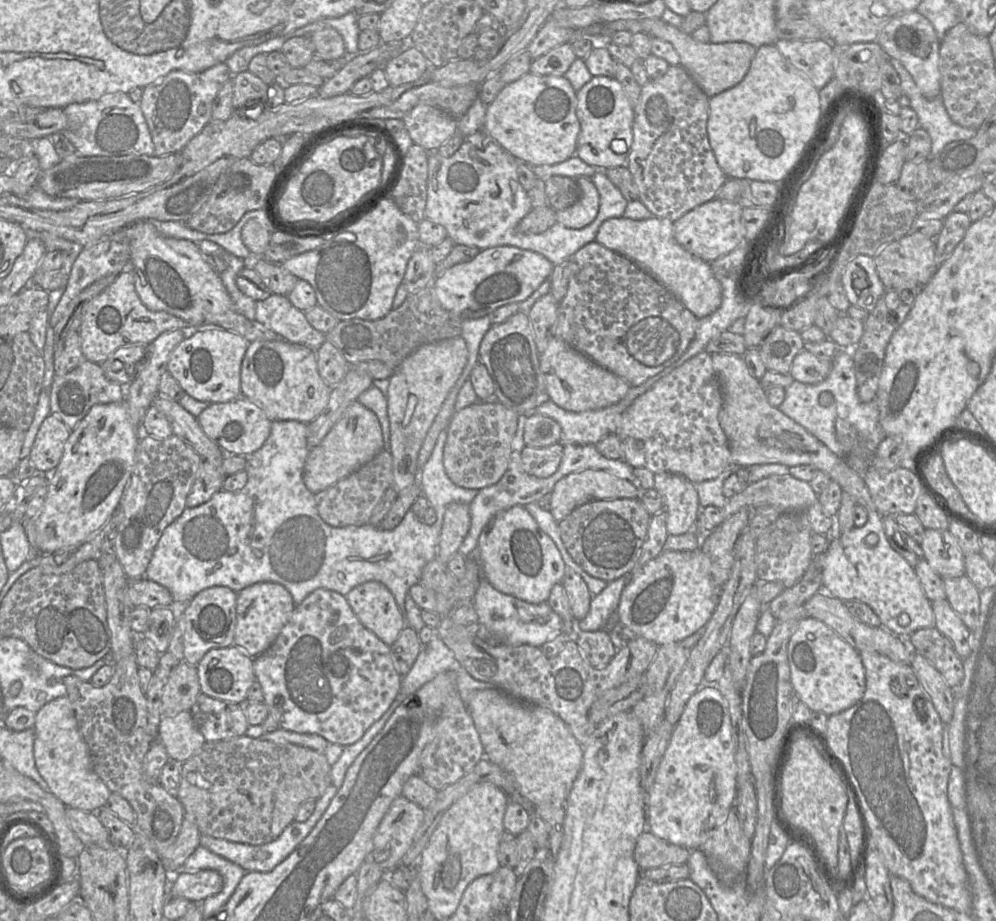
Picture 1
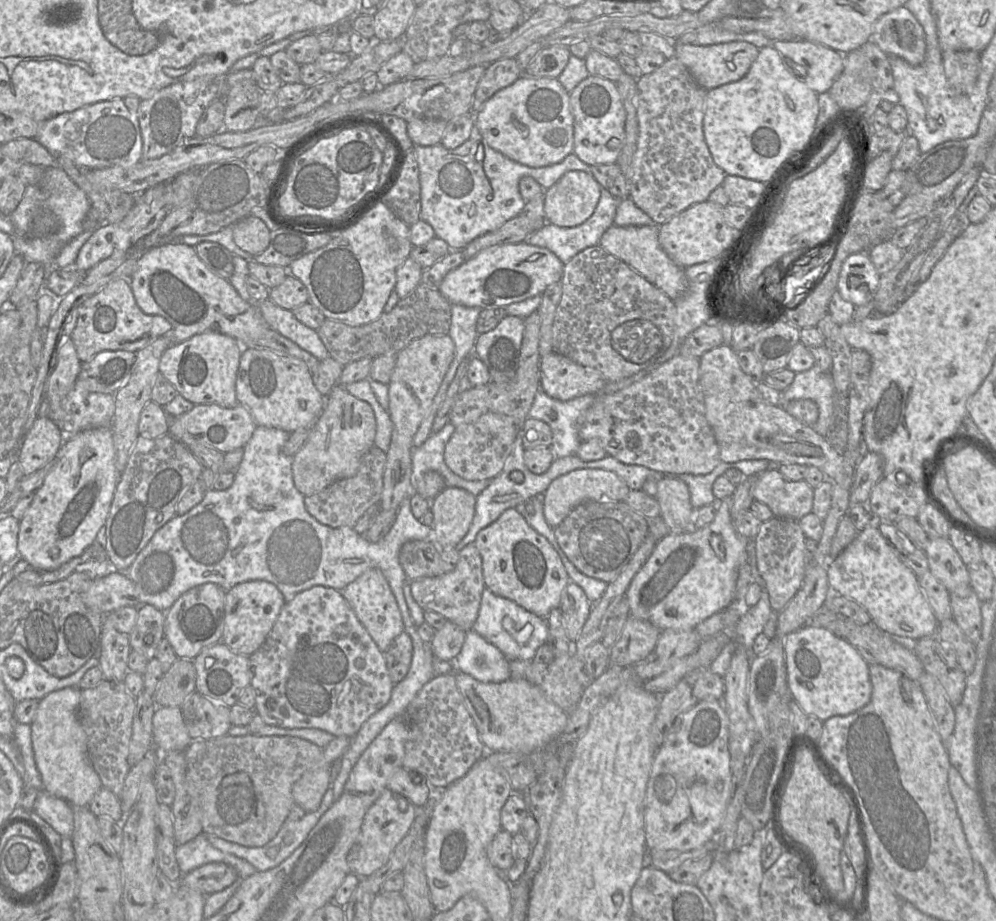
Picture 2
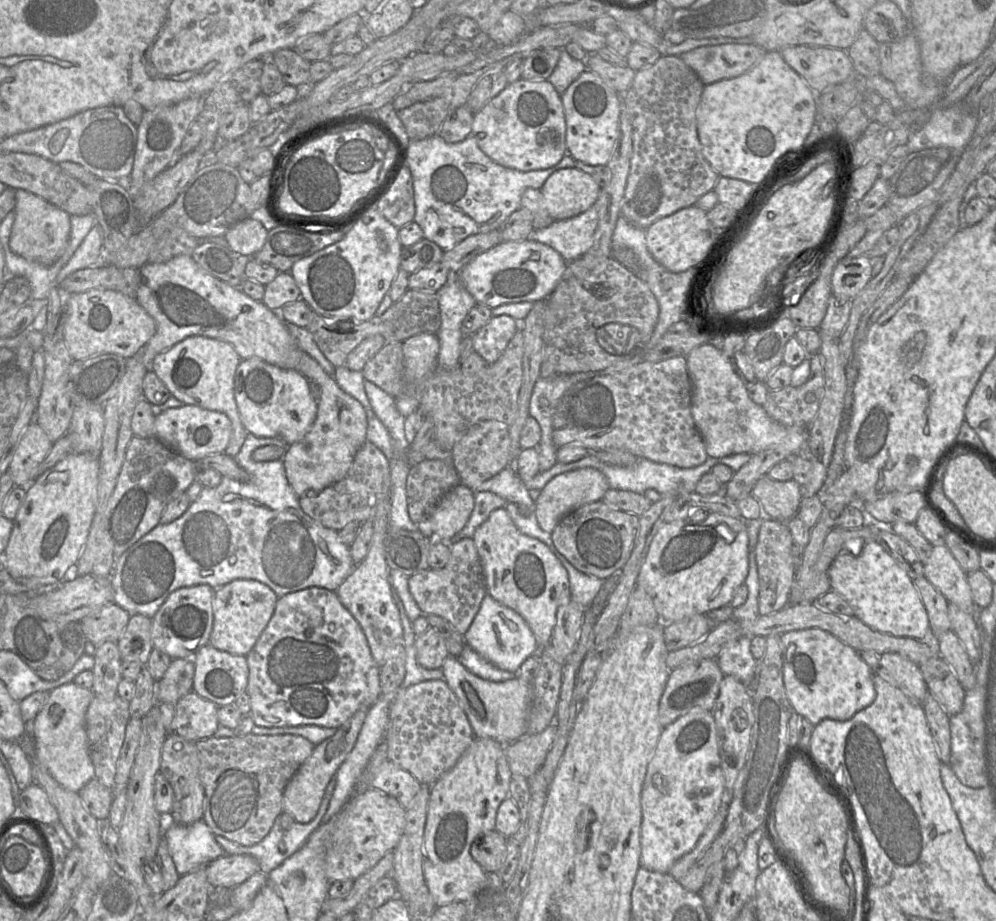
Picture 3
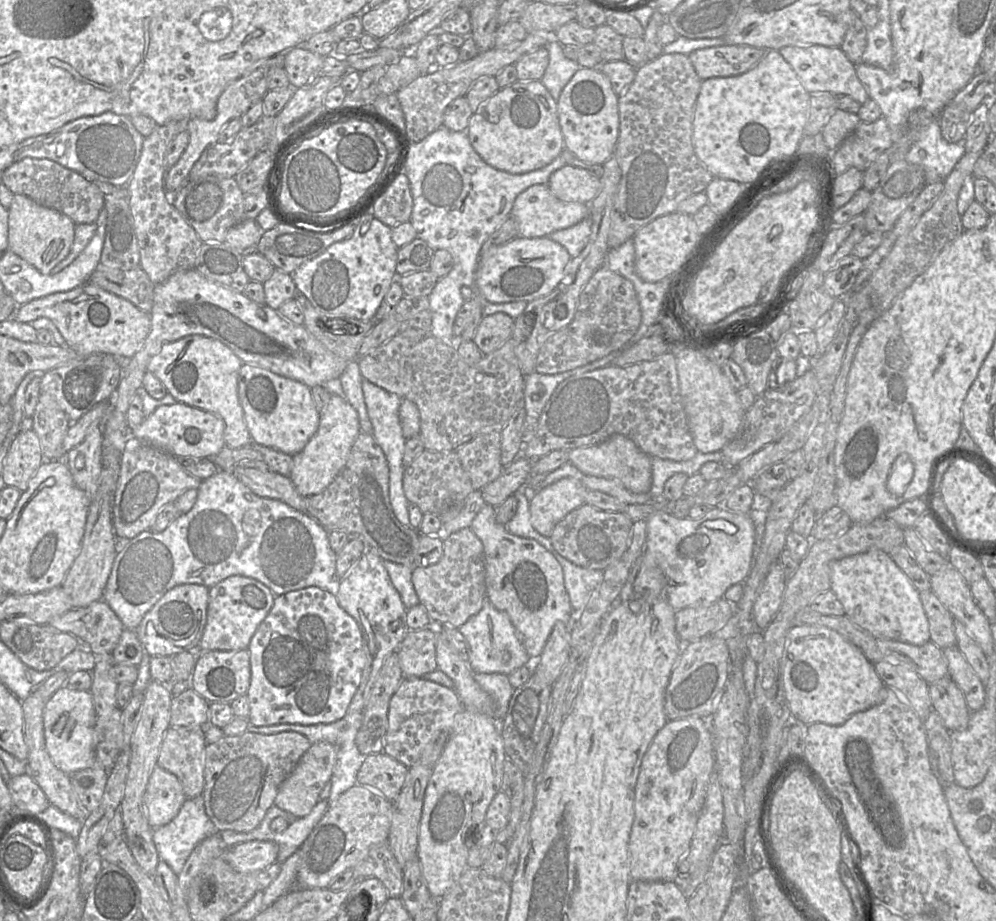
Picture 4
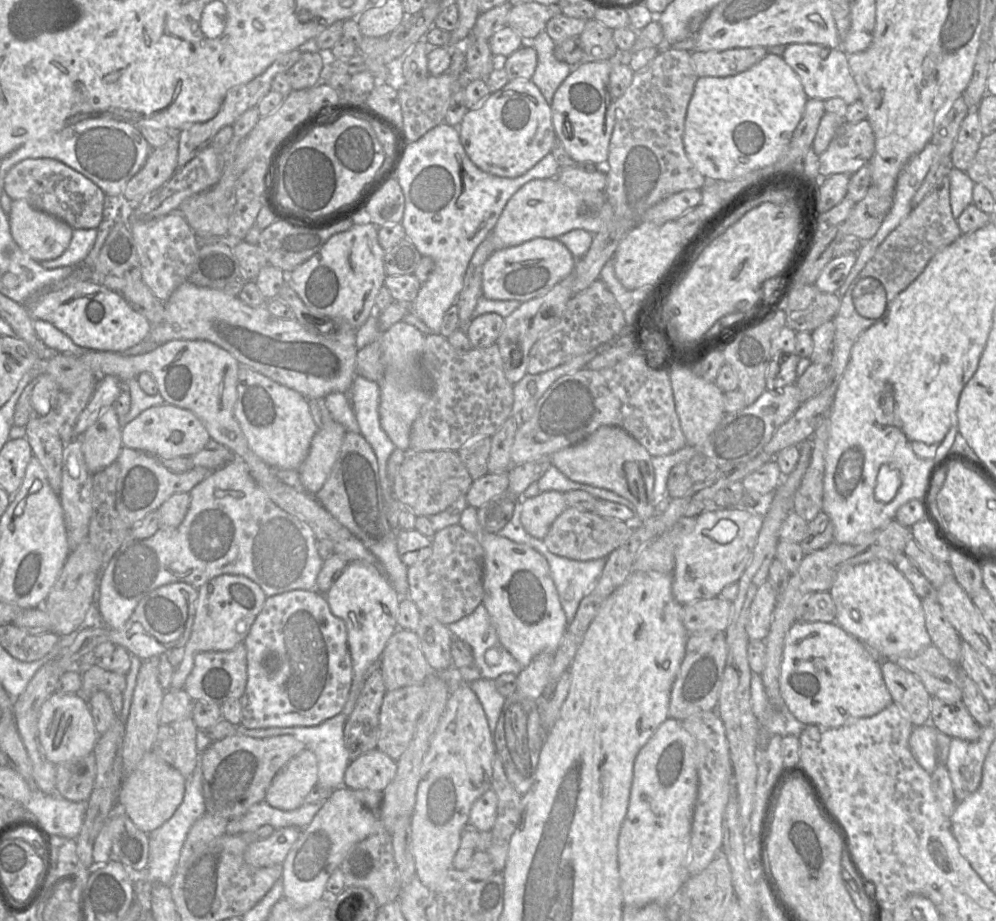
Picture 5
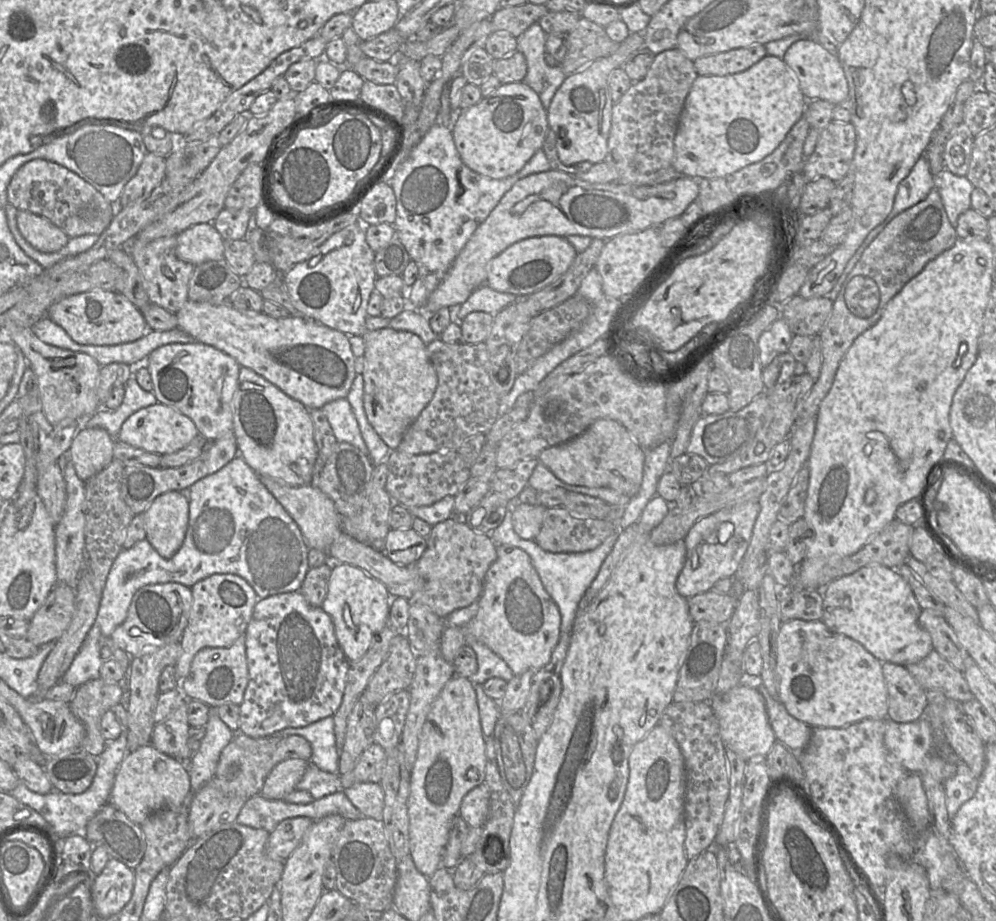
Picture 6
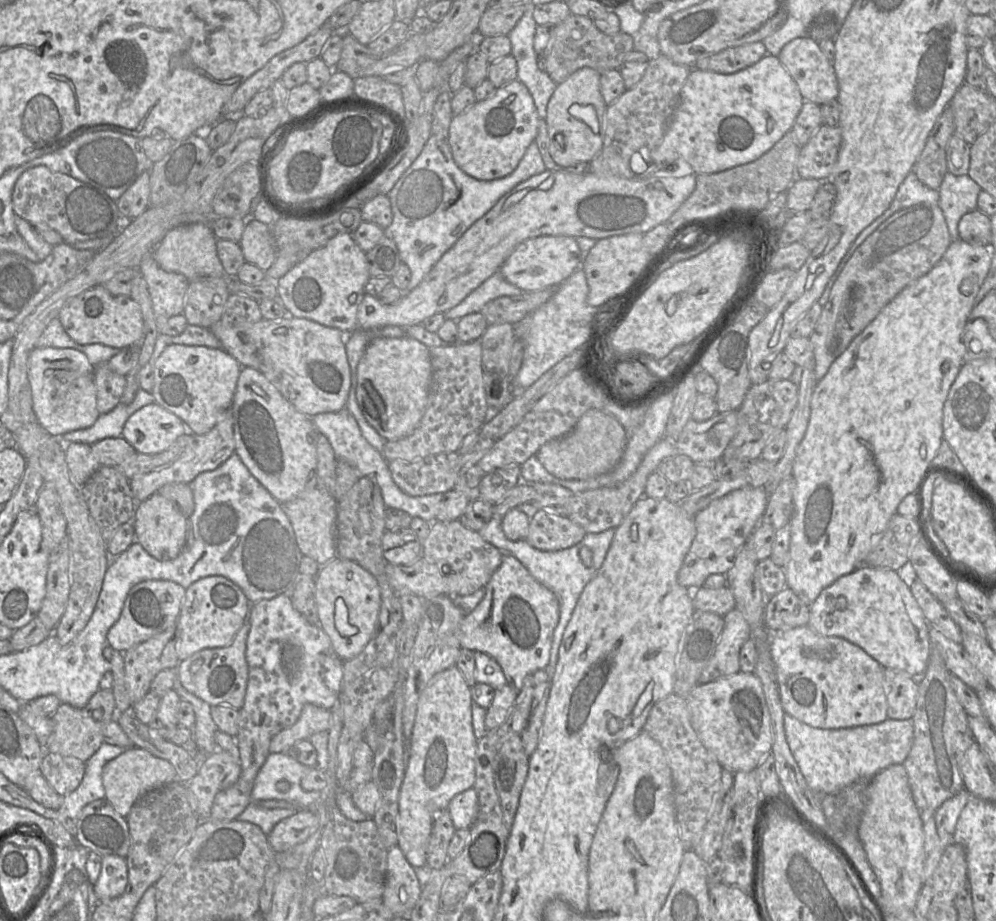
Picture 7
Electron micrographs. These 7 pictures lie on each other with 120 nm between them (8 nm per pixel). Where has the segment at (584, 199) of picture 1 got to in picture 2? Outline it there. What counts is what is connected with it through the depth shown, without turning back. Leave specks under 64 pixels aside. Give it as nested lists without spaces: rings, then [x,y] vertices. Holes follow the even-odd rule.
[[[568,171],[544,191],[546,222],[575,227],[591,217],[599,202],[601,185],[591,172]]]

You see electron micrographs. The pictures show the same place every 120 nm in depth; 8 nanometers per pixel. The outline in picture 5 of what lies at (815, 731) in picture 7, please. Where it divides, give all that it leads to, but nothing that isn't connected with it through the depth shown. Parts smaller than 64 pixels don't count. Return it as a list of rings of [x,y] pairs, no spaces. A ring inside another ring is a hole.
[[[751,675],[750,700],[758,723],[772,735],[799,737],[807,725],[798,721],[787,705],[771,706],[762,683],[761,675]],[[931,723],[915,726],[909,738],[909,748],[920,766],[932,774],[939,763],[946,764],[951,737]]]

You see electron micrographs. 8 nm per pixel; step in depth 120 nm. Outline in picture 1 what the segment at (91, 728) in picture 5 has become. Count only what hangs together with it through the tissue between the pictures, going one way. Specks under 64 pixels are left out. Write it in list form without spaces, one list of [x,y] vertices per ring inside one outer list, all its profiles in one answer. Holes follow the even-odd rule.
[[[68,696],[58,697],[46,703],[36,713],[33,728],[36,767],[48,784],[50,792],[66,807],[88,812],[102,809],[112,792],[93,769],[88,745],[79,730],[75,711]]]

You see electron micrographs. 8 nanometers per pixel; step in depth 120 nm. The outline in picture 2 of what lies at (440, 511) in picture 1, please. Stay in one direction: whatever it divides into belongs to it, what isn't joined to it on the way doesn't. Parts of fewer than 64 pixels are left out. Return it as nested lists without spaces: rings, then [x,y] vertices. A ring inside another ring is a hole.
[[[449,421],[436,433],[432,433],[419,447],[413,447],[412,484],[423,478],[426,472],[436,471],[444,478],[446,488],[457,487],[470,492],[477,497],[491,480],[468,481],[452,472],[445,463],[444,451],[446,444],[454,433],[456,427]]]

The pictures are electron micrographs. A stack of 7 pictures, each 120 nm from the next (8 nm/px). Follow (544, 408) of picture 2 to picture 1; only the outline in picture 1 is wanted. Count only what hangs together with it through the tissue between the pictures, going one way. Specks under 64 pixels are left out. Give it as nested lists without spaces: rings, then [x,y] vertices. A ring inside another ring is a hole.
[[[673,366],[664,368],[662,371],[647,379],[640,386],[630,386],[627,394],[617,403],[608,407],[596,410],[587,410],[583,412],[572,412],[565,410],[555,404],[551,399],[539,405],[533,413],[540,414],[546,417],[554,419],[561,427],[561,439],[562,444],[578,444],[595,445],[609,434],[615,434],[617,427],[619,426],[620,417],[623,412],[638,398],[649,390],[658,380],[667,376],[673,370]]]

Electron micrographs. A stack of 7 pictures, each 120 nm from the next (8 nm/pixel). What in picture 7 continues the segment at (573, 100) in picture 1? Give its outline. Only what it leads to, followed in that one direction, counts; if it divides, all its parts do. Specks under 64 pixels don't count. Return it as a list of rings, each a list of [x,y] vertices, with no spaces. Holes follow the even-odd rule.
[[[513,80],[497,88],[489,98],[476,101],[464,112],[453,116],[447,139],[453,159],[463,172],[478,180],[494,180],[508,176],[516,169],[528,146],[534,141],[539,119],[529,90],[521,81]]]

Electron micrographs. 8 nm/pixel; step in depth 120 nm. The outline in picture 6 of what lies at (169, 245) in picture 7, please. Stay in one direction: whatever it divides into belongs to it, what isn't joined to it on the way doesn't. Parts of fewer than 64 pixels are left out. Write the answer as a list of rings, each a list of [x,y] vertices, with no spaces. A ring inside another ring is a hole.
[[[213,223],[191,226],[179,233],[176,239],[176,256],[194,266],[224,258],[224,239]]]

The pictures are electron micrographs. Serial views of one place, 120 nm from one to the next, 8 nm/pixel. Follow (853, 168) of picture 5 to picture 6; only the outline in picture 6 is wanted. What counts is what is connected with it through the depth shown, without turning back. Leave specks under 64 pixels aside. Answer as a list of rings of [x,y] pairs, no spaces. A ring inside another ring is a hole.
[[[832,120],[823,128],[814,152],[804,158],[803,174],[807,181],[828,177],[834,182],[849,172],[856,146],[856,130],[851,122]]]

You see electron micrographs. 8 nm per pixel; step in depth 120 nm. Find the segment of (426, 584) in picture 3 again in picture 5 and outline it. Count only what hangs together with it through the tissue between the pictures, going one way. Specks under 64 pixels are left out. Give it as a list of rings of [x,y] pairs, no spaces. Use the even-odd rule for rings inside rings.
[[[460,523],[437,531],[432,537],[432,547],[433,551],[429,558],[408,567],[408,597],[416,604],[421,615],[433,617],[448,626],[471,614],[483,602],[485,552],[477,538],[466,531]]]

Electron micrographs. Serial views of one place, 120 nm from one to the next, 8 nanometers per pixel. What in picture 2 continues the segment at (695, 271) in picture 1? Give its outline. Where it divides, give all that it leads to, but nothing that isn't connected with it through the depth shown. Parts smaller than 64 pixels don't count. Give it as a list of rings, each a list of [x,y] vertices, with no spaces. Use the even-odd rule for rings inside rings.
[[[612,225],[601,236],[599,245],[662,290],[671,300],[677,300],[687,291],[688,283],[684,271],[685,268],[676,265],[661,247],[659,242],[659,225]]]

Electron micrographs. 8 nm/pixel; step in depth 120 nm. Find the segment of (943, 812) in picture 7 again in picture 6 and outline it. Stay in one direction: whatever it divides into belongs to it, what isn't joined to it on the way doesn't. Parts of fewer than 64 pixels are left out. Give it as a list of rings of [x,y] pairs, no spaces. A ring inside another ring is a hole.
[[[959,760],[956,773],[944,782],[950,823],[959,808],[975,795],[978,783],[979,778],[973,775],[966,763]]]

